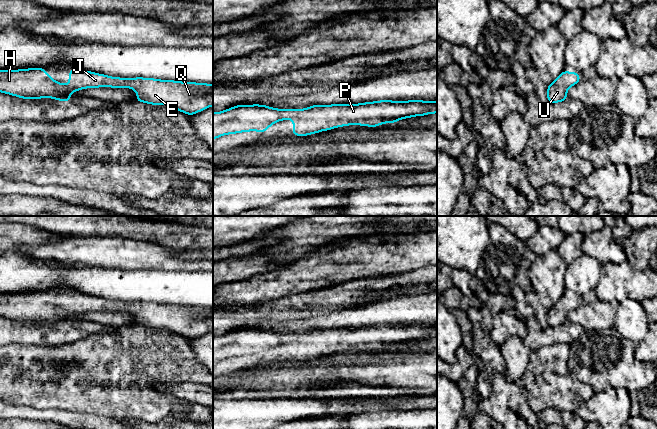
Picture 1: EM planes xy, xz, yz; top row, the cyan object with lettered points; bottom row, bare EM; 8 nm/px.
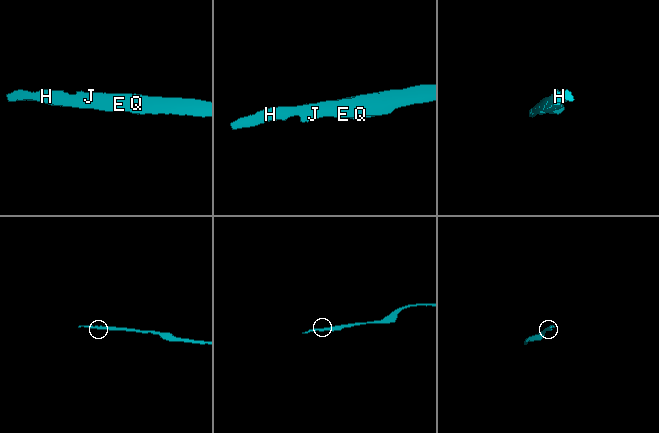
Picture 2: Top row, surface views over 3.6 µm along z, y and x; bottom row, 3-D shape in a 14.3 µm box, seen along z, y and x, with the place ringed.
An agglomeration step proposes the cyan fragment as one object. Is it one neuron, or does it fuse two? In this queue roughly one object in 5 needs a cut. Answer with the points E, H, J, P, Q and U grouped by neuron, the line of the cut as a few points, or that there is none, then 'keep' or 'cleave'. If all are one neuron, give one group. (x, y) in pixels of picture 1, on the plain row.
E H J P Q U; no cut; keep

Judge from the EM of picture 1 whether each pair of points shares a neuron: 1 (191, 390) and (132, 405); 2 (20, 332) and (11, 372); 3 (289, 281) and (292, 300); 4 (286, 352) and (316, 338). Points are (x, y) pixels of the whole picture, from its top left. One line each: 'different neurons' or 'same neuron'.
1: different neurons
2: different neurons
3: different neurons
4: same neuron

